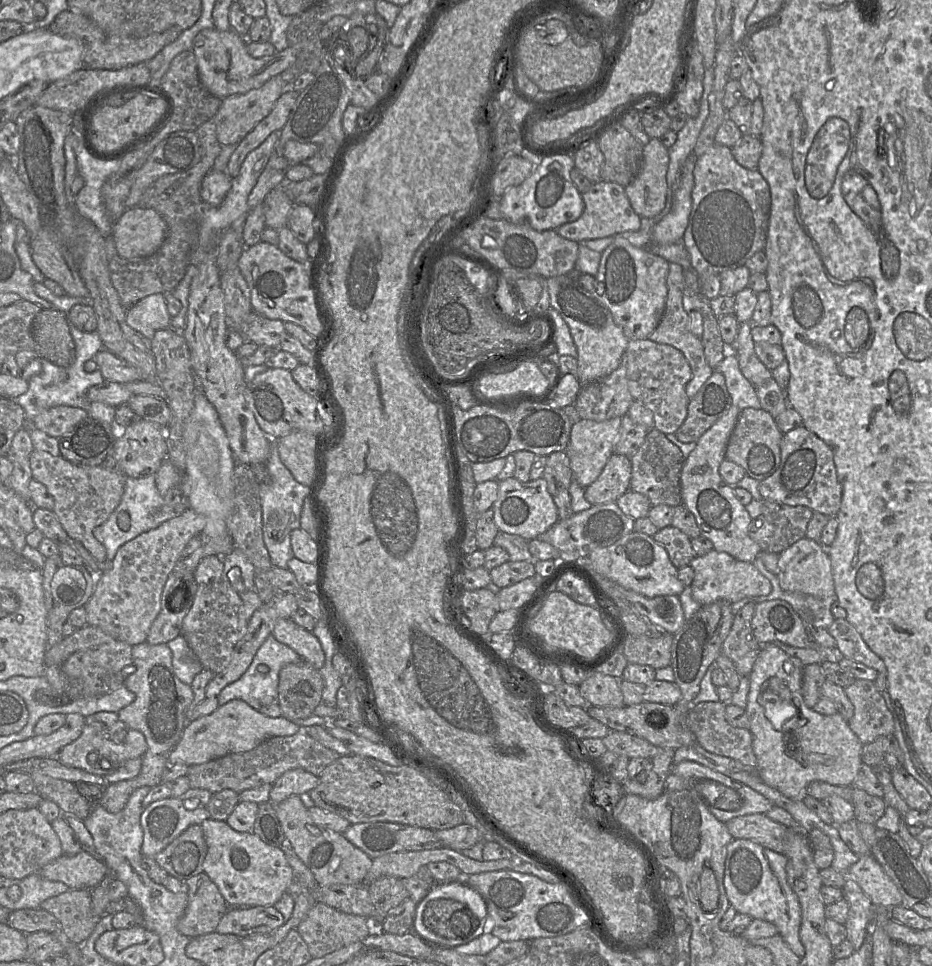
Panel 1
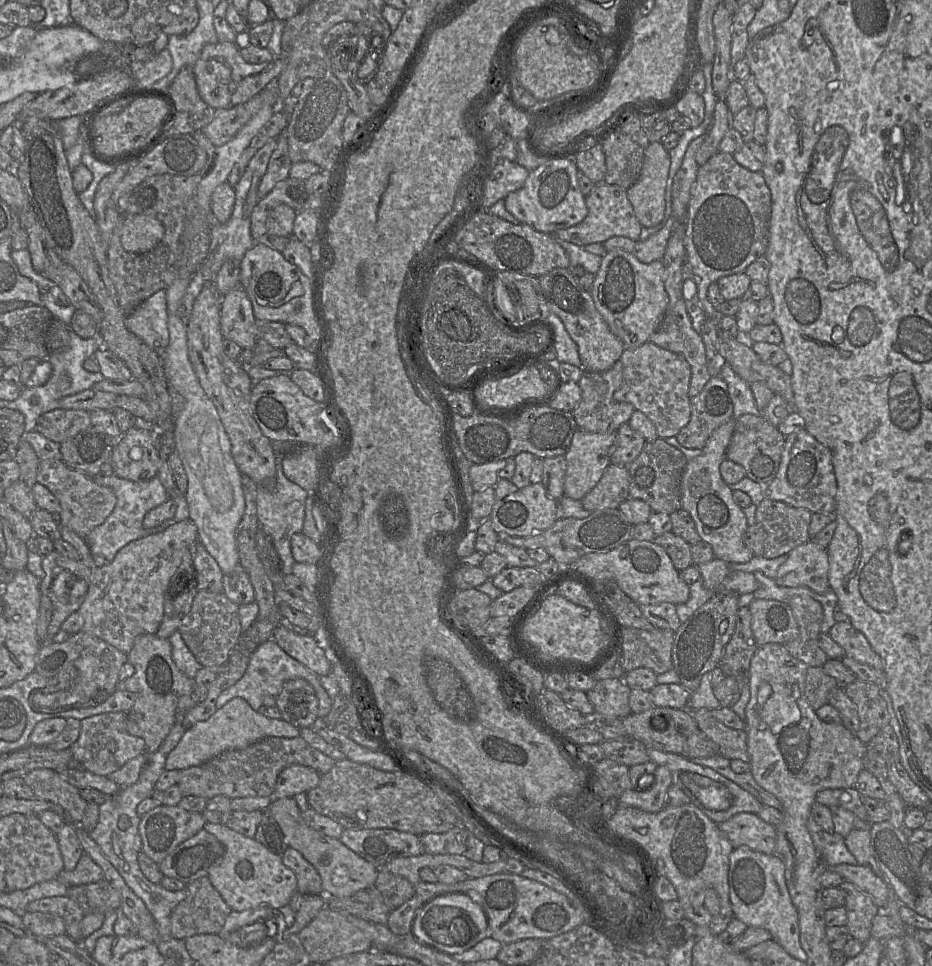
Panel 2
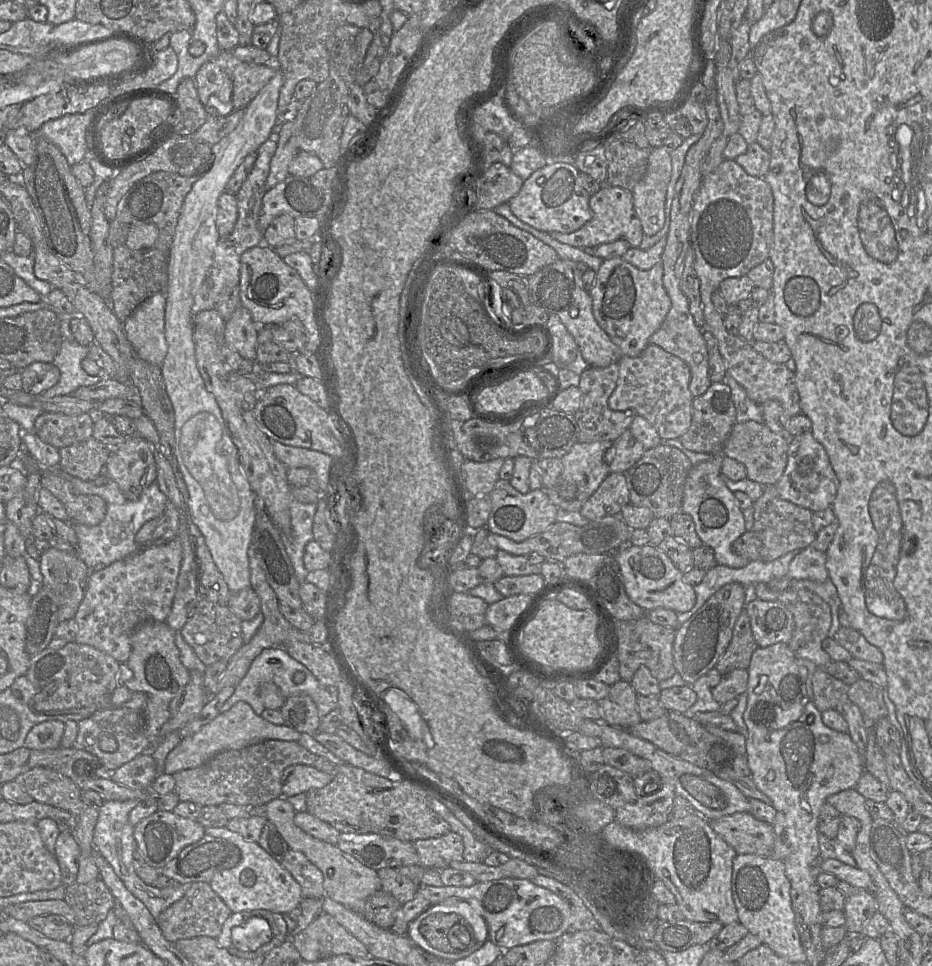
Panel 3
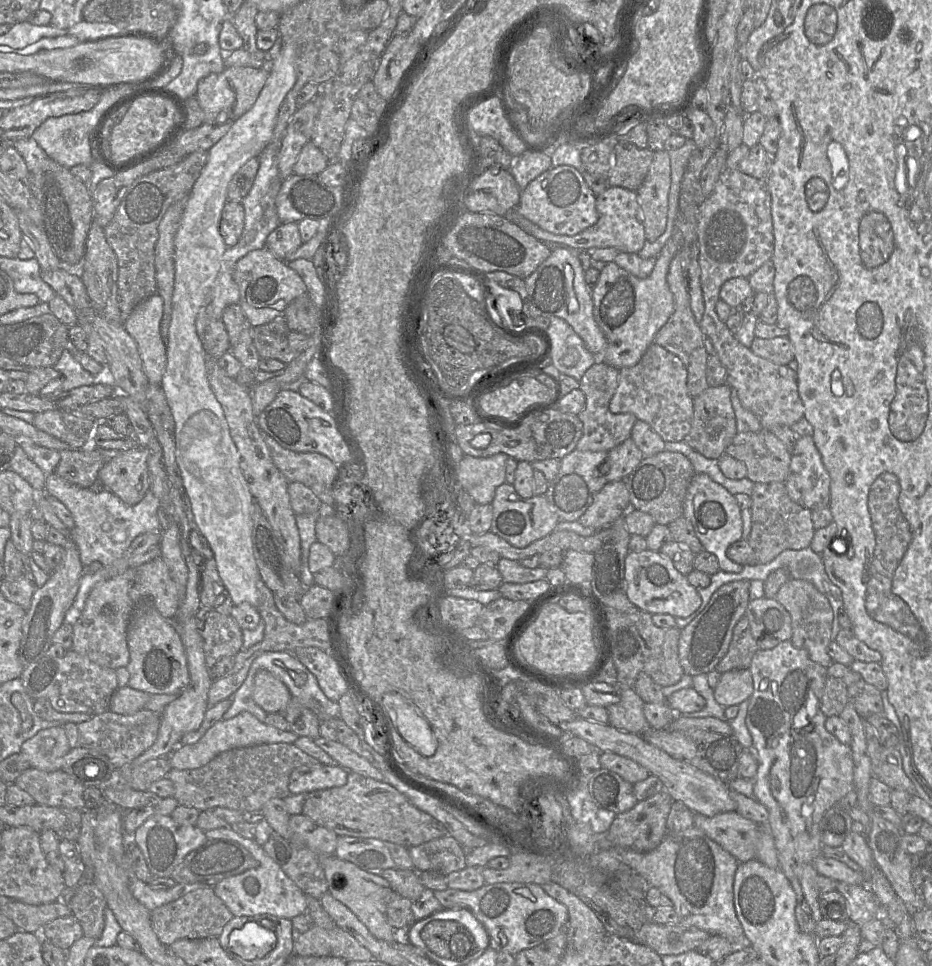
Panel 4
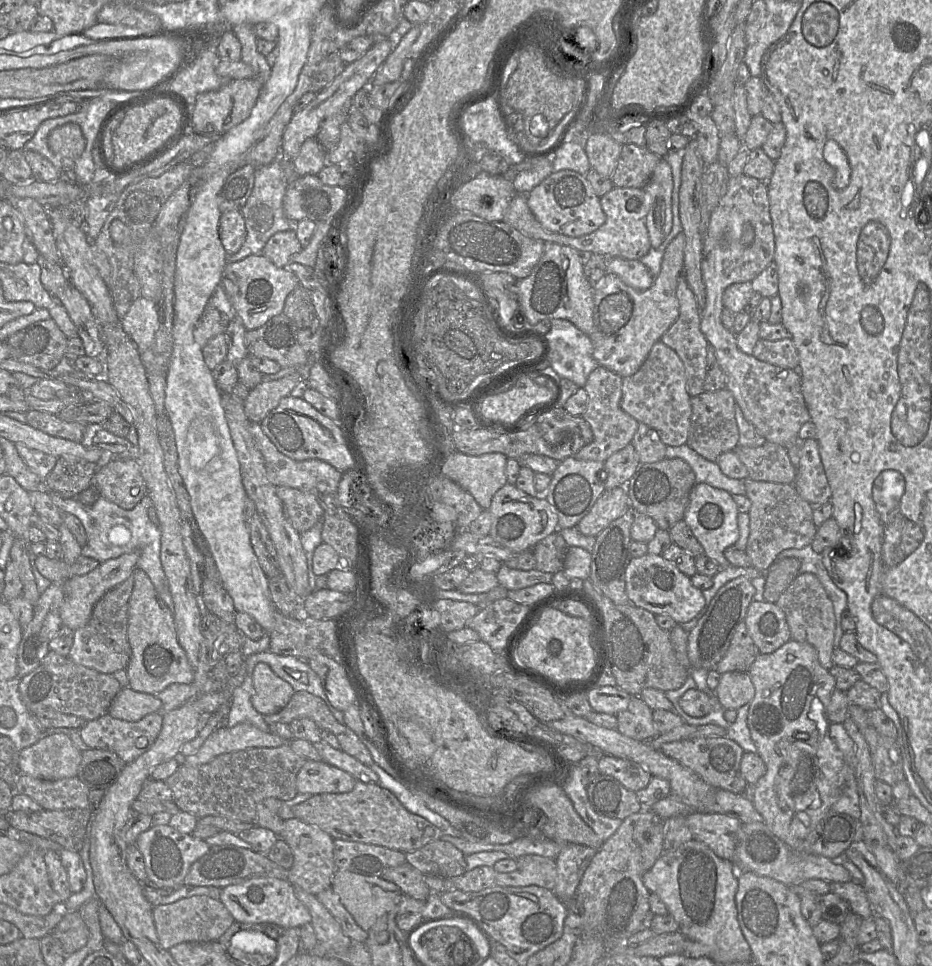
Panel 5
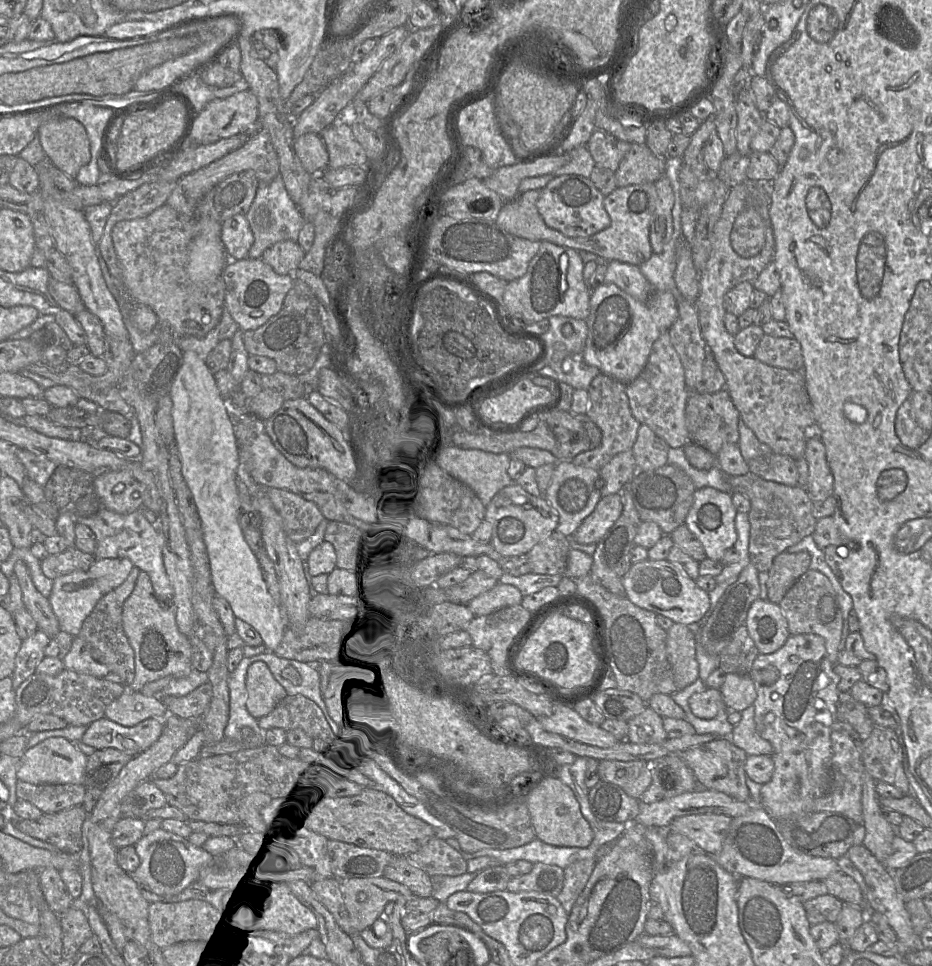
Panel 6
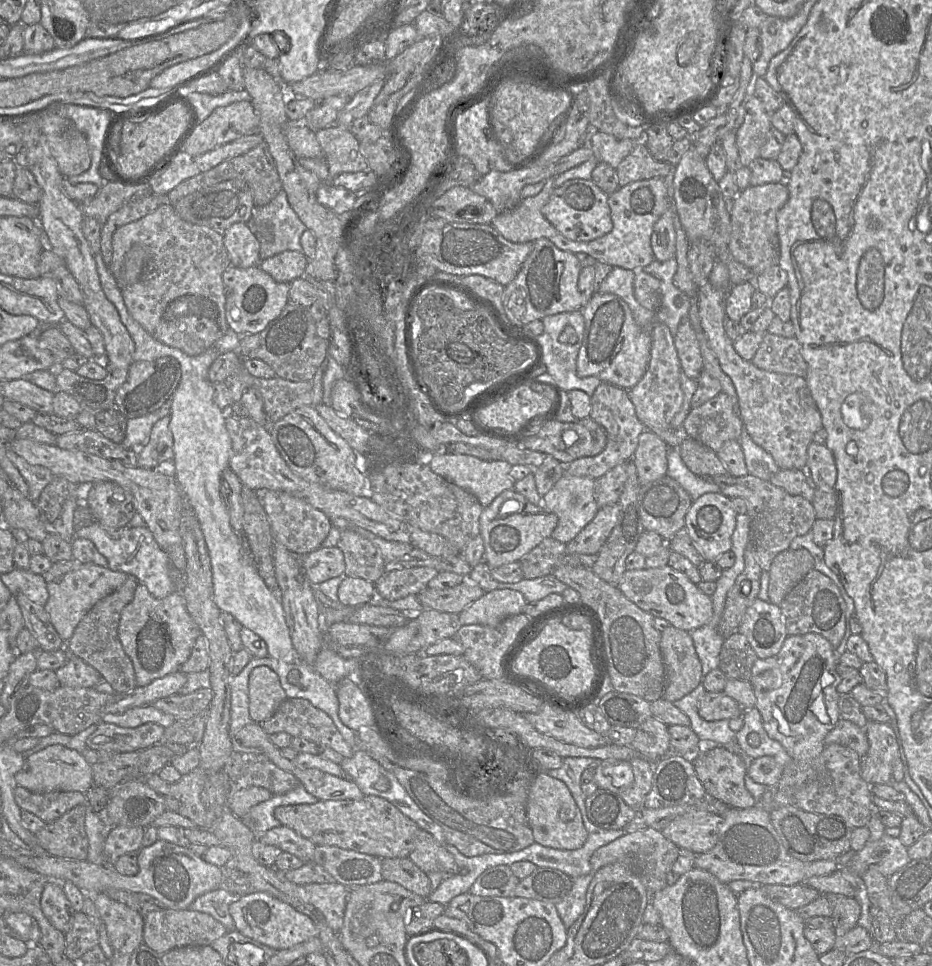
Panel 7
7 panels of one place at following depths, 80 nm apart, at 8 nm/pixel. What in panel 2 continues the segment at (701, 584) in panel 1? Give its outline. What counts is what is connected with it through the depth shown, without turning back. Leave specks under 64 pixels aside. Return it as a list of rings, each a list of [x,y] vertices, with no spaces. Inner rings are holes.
[[[716,557],[700,564],[698,569],[705,588],[716,593],[733,591],[742,595],[753,593],[758,588],[754,573],[734,570],[731,563]]]

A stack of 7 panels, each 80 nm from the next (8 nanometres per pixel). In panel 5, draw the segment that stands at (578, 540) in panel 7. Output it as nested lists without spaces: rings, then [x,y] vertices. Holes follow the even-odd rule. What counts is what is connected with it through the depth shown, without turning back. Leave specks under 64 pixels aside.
[[[625,487],[605,489],[589,513],[580,520],[577,529],[585,536],[596,537],[630,508]]]

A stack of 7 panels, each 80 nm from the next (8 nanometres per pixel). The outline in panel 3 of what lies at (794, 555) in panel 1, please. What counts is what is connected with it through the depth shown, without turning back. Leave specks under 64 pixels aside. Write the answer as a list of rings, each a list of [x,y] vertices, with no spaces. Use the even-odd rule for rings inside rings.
[[[812,545],[799,551],[789,564],[788,579],[822,583],[828,579],[826,554]]]

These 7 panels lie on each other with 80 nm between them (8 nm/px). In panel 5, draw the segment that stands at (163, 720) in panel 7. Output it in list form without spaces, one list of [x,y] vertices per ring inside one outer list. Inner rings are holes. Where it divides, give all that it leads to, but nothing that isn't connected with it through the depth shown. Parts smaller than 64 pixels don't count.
[[[122,688],[113,699],[108,714],[119,720],[136,722],[151,713],[162,712],[162,702],[156,695]]]

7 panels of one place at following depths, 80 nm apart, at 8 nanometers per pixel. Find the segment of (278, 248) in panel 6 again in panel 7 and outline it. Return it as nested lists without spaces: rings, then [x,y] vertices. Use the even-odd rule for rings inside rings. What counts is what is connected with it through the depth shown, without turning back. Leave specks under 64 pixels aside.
[[[284,251],[261,260],[259,267],[275,281],[291,283],[293,280],[301,278],[307,264],[308,259],[303,252]]]

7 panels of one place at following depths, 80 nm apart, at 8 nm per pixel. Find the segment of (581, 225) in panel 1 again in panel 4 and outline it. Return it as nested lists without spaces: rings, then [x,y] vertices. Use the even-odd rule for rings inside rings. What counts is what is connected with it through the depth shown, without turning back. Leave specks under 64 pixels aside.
[[[609,186],[603,193],[596,197],[595,205],[599,214],[598,221],[574,236],[557,235],[548,232],[523,217],[517,209],[509,211],[505,217],[513,220],[525,232],[544,243],[564,244],[577,250],[613,247],[620,252],[638,253],[643,248],[647,239],[643,224],[643,212],[637,201],[636,191],[623,187]]]

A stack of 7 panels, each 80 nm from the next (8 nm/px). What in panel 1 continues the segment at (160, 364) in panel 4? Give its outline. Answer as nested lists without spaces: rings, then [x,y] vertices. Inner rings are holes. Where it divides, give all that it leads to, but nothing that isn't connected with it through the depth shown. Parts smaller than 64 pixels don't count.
[[[162,293],[149,295],[126,309],[126,323],[151,340],[159,330],[169,328],[171,316]]]

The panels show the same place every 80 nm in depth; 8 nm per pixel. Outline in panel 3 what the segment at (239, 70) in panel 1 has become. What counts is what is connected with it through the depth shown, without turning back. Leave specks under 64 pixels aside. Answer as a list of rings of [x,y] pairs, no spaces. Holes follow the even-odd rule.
[[[221,51],[216,58],[200,67],[194,80],[199,99],[208,115],[227,116],[246,108],[277,70],[275,60],[273,64],[250,64],[236,58],[231,51]]]

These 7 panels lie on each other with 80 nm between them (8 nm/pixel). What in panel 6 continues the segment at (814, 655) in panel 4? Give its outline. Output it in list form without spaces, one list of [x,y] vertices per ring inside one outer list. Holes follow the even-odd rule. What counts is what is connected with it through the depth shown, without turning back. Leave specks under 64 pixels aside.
[[[807,570],[789,589],[779,603],[787,620],[790,635],[816,634],[825,641],[827,657],[838,663],[839,643],[842,635],[843,616],[839,598],[829,579],[817,570]]]

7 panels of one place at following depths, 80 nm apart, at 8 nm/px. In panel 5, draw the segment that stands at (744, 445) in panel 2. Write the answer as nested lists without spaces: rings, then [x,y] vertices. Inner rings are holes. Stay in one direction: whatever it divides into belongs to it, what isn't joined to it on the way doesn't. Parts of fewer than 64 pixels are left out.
[[[766,441],[757,447],[738,445],[734,452],[746,466],[748,478],[755,481],[793,484],[797,469],[784,446]]]

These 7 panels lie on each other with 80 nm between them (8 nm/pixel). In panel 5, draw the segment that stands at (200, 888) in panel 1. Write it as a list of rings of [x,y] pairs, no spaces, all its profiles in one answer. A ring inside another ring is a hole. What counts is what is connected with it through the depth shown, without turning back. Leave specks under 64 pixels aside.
[[[203,895],[155,906],[152,915],[159,942],[167,950],[184,942],[217,941],[235,922],[234,917],[220,899],[216,900]]]

